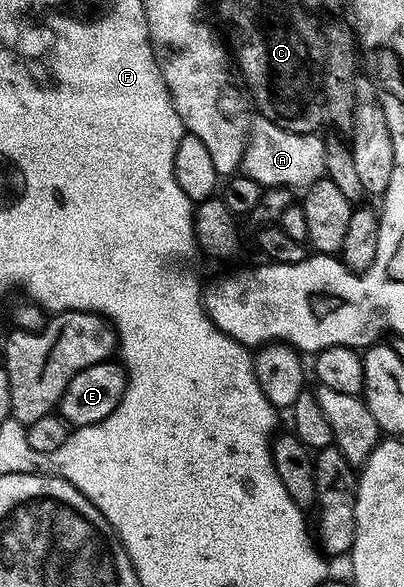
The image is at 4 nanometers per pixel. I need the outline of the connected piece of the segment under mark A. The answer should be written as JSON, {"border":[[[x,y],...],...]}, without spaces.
{"border":[[[263,117],[252,120],[248,131],[248,148],[244,154],[242,174],[250,181],[258,181],[265,189],[287,187],[293,193],[307,192],[320,179],[327,176],[326,143],[319,134],[299,135],[284,131],[274,121]]]}

